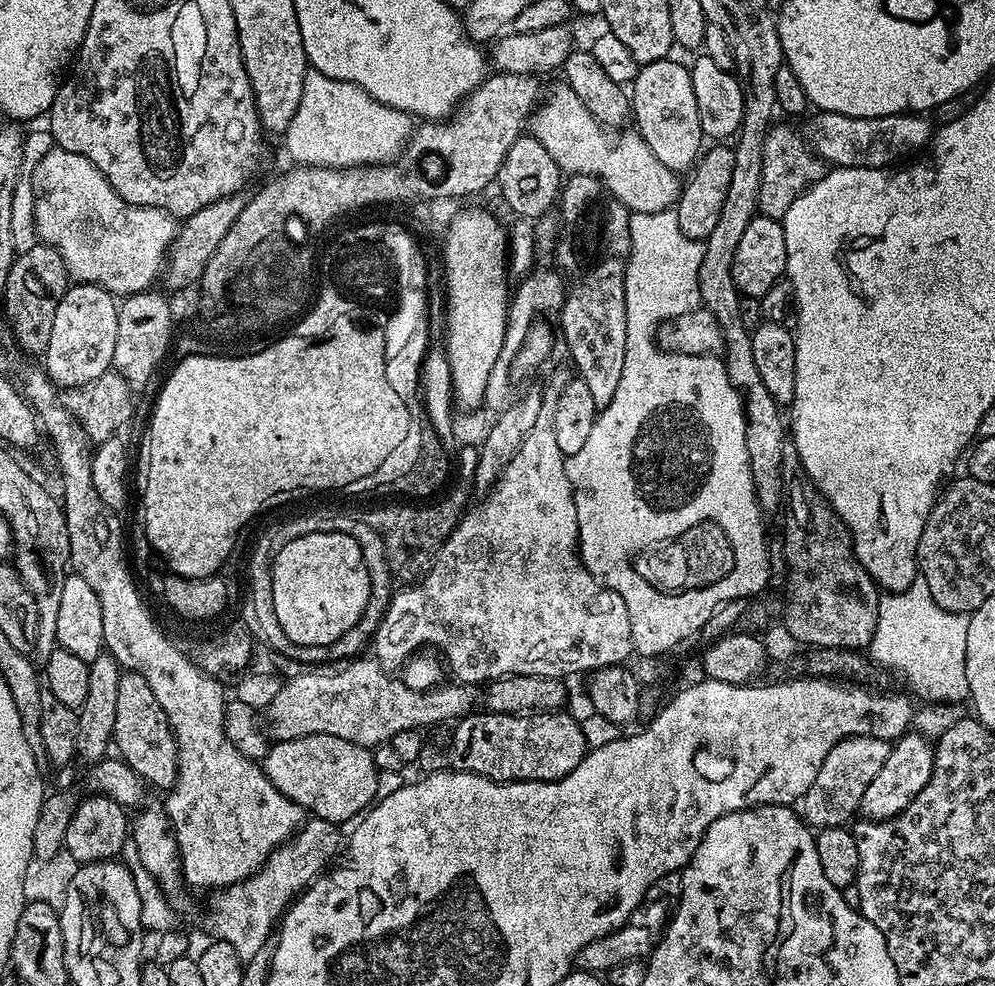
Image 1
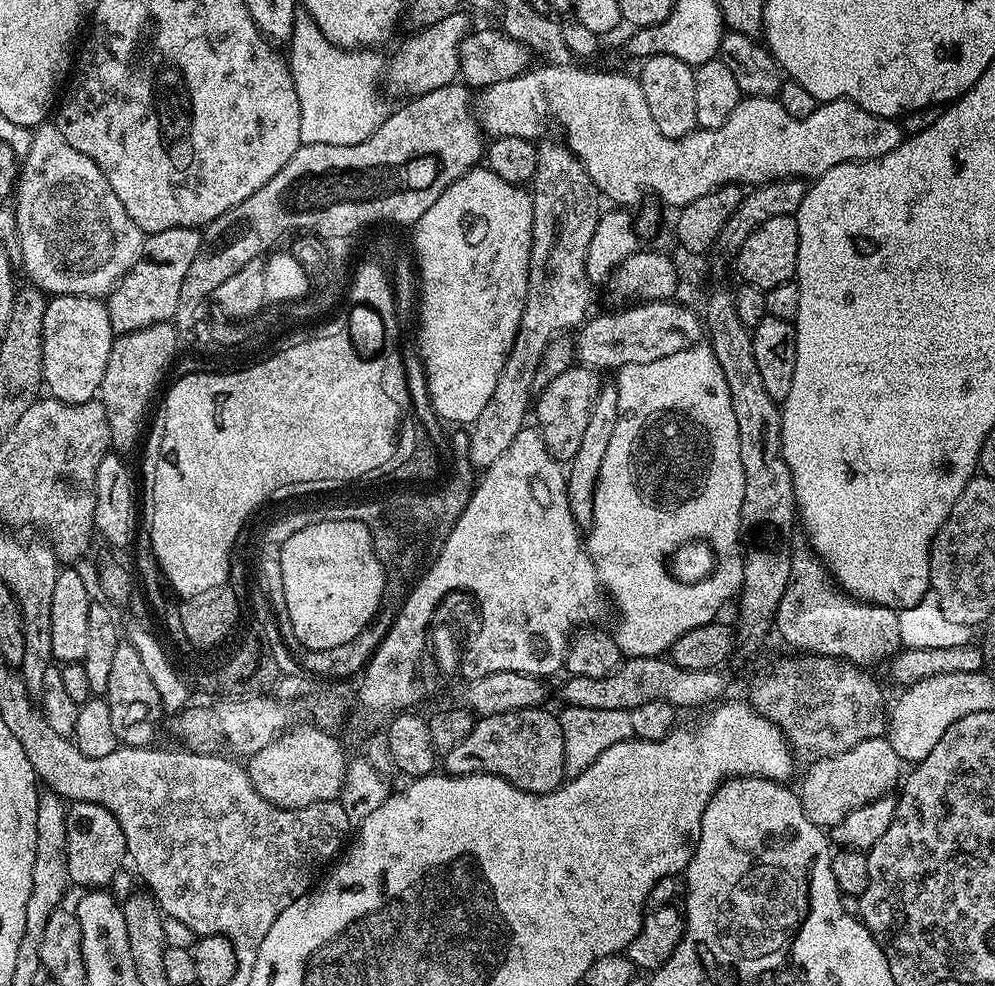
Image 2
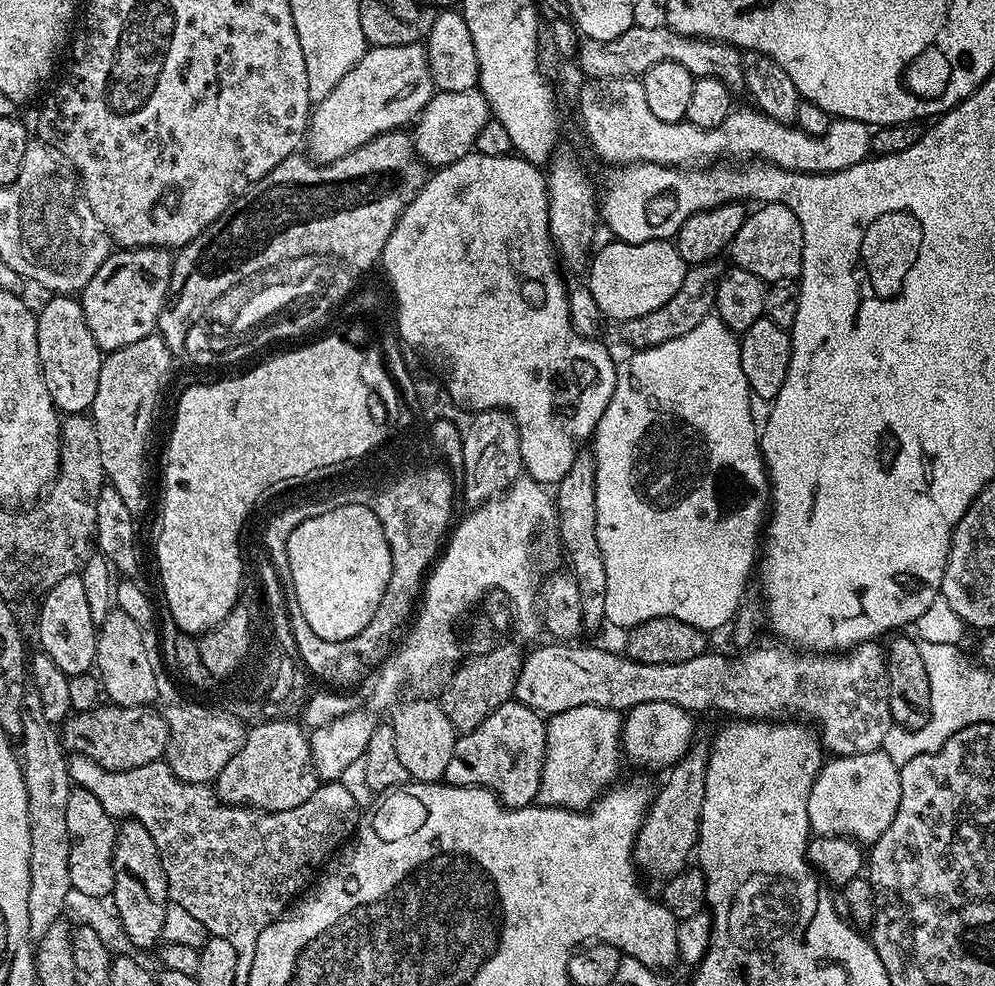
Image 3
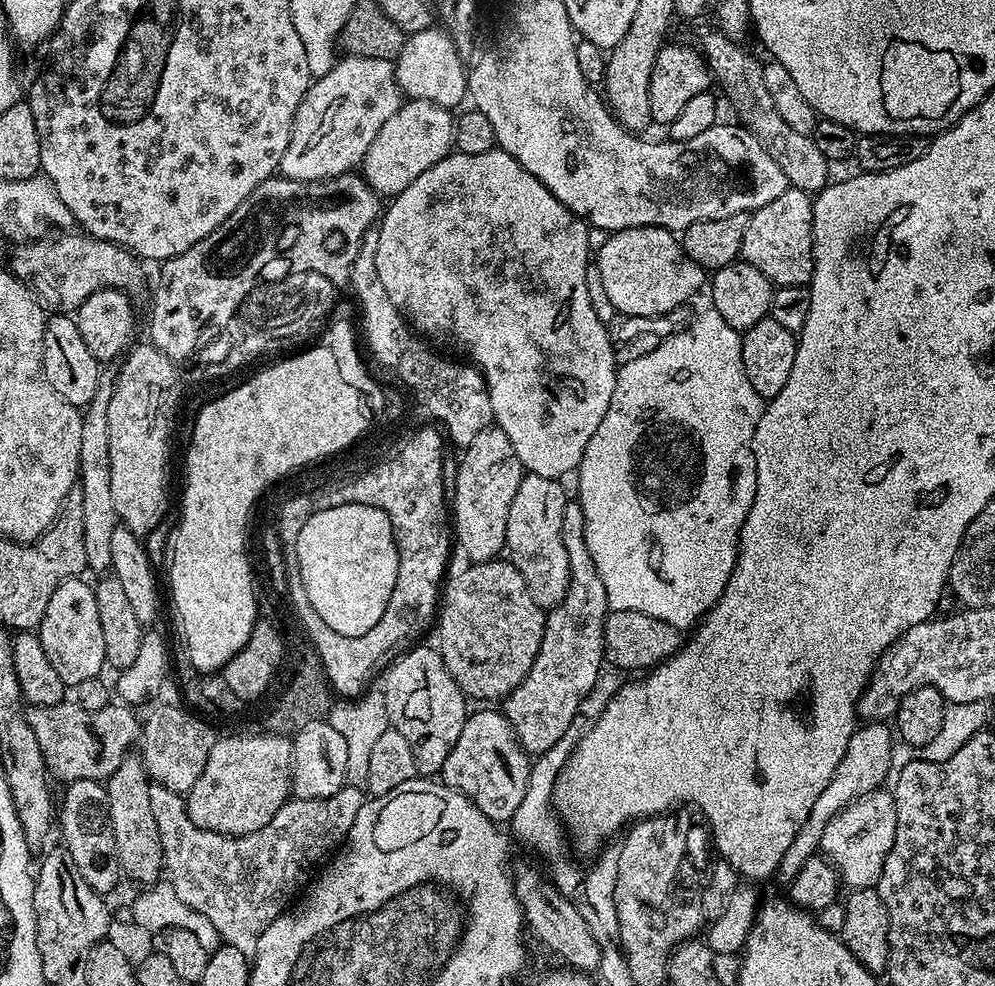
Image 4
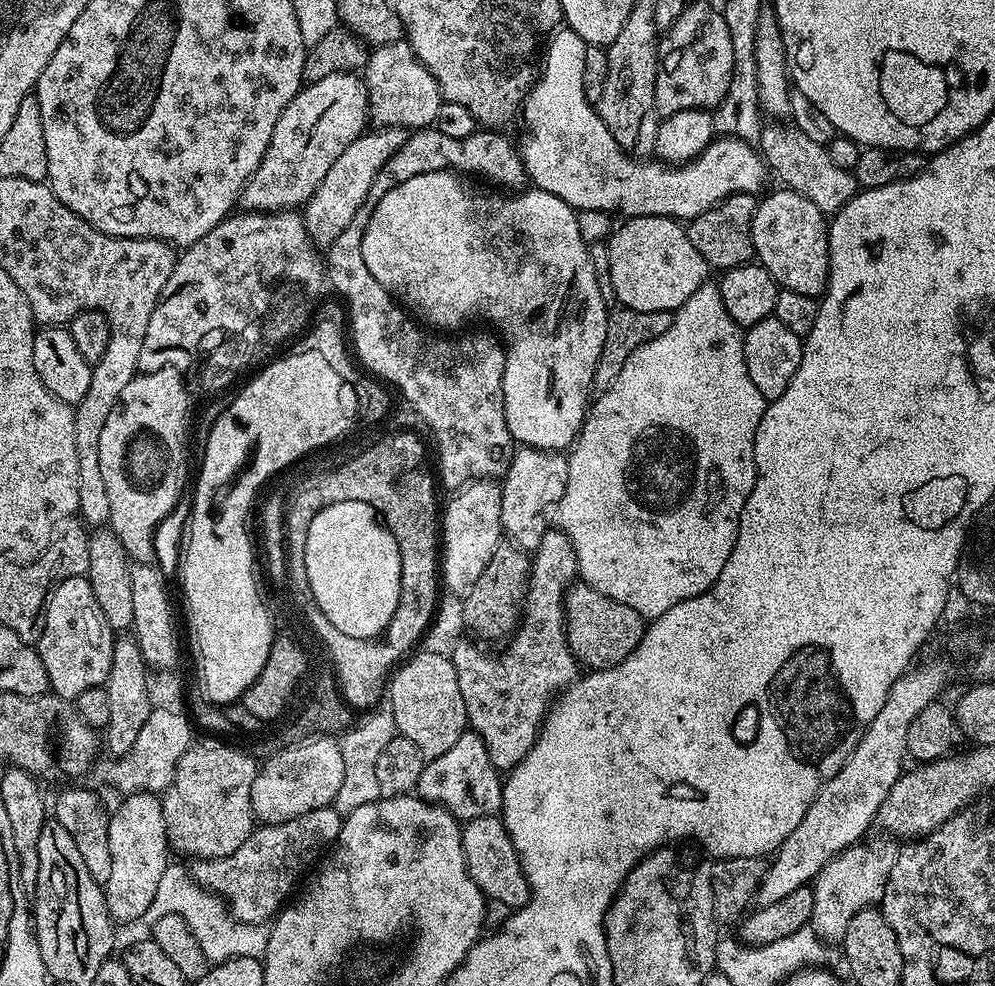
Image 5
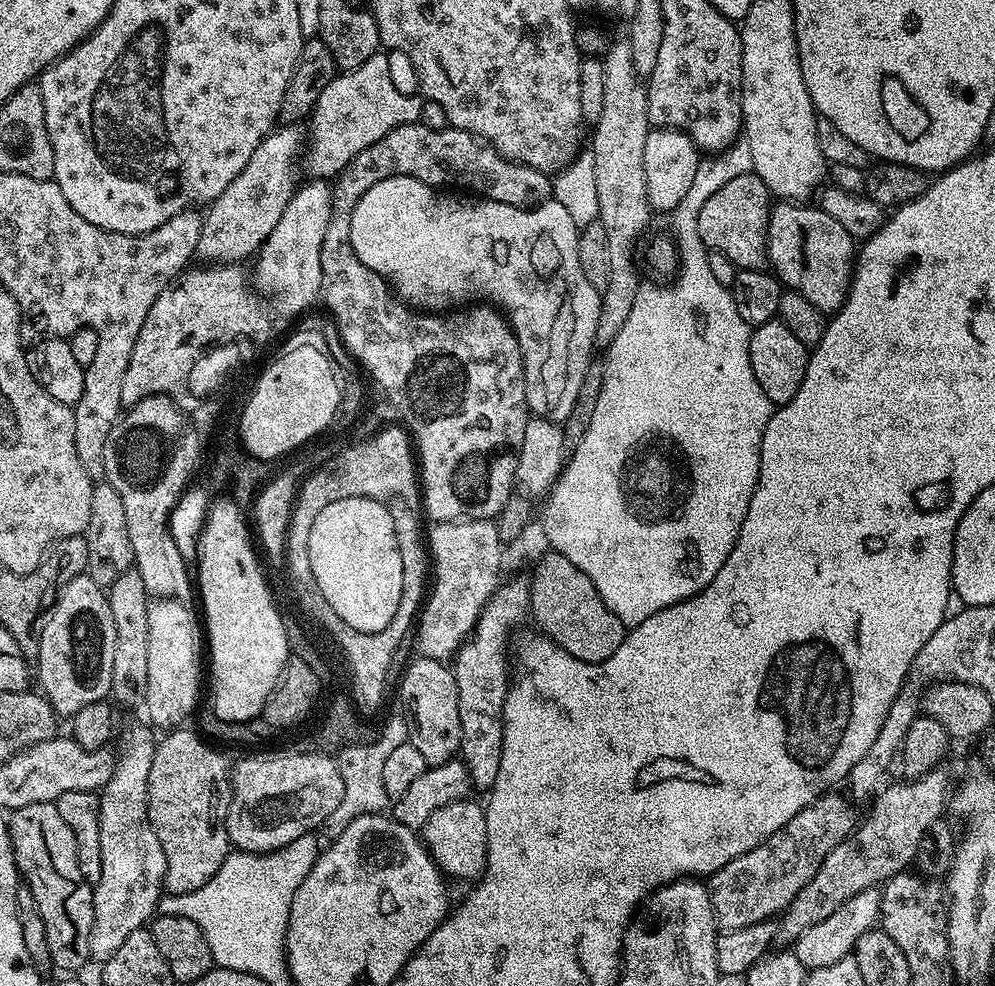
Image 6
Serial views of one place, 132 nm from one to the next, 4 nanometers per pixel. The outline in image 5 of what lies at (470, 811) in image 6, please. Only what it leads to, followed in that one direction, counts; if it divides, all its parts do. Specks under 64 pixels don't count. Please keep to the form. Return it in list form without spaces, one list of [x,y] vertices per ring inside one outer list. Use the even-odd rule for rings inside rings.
[[[499,815],[467,821],[460,829],[460,841],[468,873],[485,898],[505,904],[508,910],[526,906],[526,902],[532,897],[532,888],[520,865],[520,856],[514,850],[514,842],[510,842],[510,834]]]

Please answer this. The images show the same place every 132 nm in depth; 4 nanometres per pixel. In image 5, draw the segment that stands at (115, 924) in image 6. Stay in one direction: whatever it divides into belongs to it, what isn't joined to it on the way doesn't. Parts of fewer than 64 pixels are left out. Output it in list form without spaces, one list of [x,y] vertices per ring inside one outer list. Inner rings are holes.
[[[134,792],[123,797],[124,800],[109,815],[110,822],[110,878],[102,885],[104,901],[108,907],[108,915],[113,921],[127,924],[139,921],[150,910],[150,902],[154,902],[154,893],[158,890],[158,882],[162,878],[162,870],[170,863],[170,849],[166,834],[166,818],[162,814],[161,797],[154,792]]]

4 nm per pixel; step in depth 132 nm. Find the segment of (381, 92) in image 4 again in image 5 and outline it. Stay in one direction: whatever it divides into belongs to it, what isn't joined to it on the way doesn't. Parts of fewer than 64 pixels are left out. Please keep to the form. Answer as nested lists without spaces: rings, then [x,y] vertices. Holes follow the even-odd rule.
[[[343,72],[330,74],[330,78],[318,78],[313,84],[305,83],[300,92],[282,110],[278,118],[278,126],[274,126],[274,134],[270,134],[270,146],[266,146],[266,154],[254,170],[254,174],[246,182],[240,192],[239,207],[254,212],[282,212],[296,210],[307,204],[308,200],[322,186],[322,178],[330,171],[330,166],[342,158],[342,150],[350,146],[359,136],[363,136],[369,127],[368,87],[359,75]]]

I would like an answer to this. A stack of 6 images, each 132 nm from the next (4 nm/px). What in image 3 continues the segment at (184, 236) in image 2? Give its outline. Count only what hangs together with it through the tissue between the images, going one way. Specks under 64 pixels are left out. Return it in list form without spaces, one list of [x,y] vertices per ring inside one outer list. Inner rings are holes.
[[[126,248],[113,251],[102,262],[98,274],[86,282],[78,294],[86,324],[101,353],[107,354],[138,338],[146,338],[157,331],[160,315],[168,300],[172,281],[174,256],[167,248]]]

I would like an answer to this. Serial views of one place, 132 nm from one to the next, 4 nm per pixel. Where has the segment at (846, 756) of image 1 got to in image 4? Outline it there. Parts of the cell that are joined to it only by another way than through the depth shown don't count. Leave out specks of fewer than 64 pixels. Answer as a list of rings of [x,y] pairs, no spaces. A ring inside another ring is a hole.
[[[874,791],[854,801],[849,808],[843,808],[828,823],[820,839],[819,851],[827,857],[849,889],[876,888],[880,883],[884,860],[894,846],[896,797],[891,791],[884,791]]]

